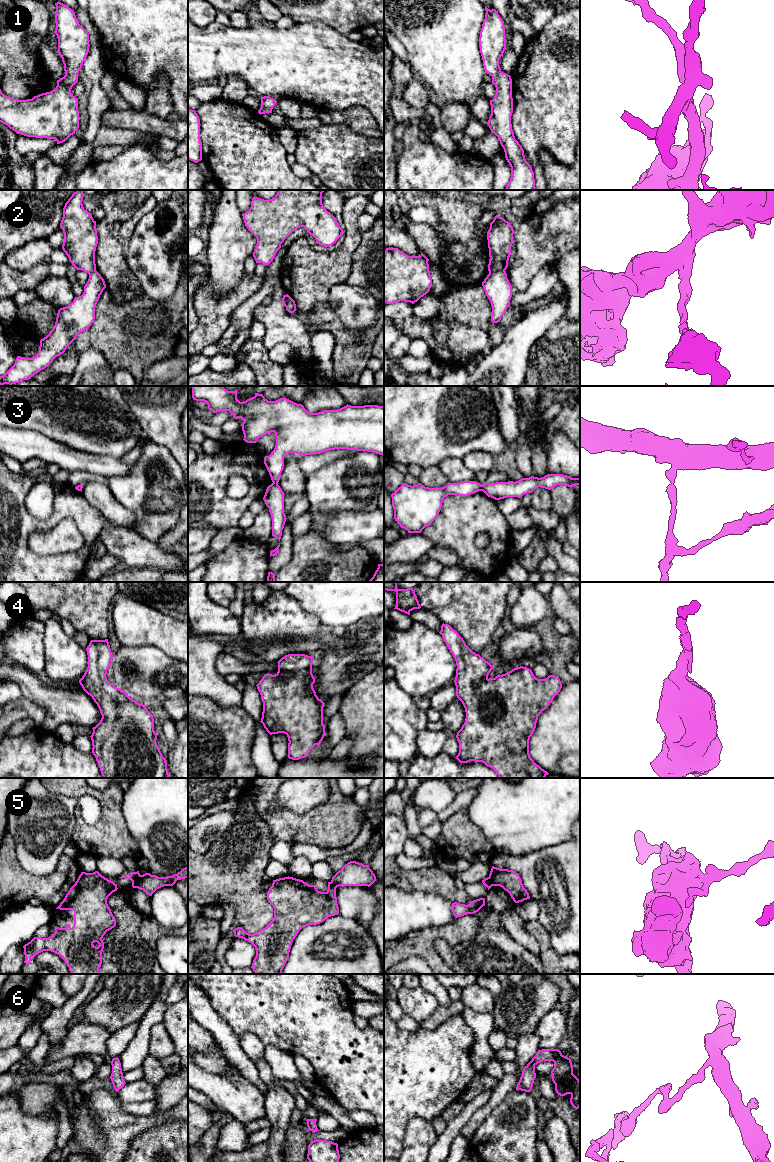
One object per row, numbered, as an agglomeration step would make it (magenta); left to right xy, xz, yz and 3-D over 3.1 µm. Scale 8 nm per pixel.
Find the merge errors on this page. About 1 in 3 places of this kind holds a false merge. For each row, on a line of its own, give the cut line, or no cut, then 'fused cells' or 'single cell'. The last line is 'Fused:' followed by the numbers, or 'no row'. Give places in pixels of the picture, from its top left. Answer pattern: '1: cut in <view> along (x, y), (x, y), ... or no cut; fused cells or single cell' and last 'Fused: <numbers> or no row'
1: no cut; single cell
2: cut in yz along (504, 269), (489, 273); fused cells
3: cut in yz along (482, 485), (480, 490); fused cells
4: no cut; single cell
5: cut in xy along (140, 875), (135, 887); fused cells
6: no cut; single cell
Fused: 2, 3, 5

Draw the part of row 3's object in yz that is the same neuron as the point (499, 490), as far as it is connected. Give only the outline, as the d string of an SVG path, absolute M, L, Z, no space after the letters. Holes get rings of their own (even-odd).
M547 474L541 478L531 476L529 478L522 478L516 482L484 483L481 491L488 497L500 500L507 497L521 498L527 493L532 493L538 487L551 490L557 485L566 485L570 488L575 485L580 486L580 477L572 478L563 474Z

